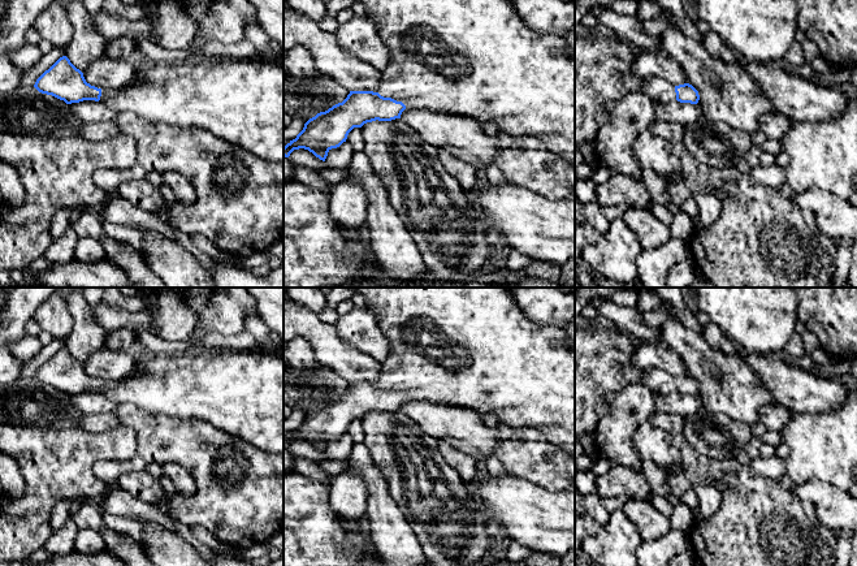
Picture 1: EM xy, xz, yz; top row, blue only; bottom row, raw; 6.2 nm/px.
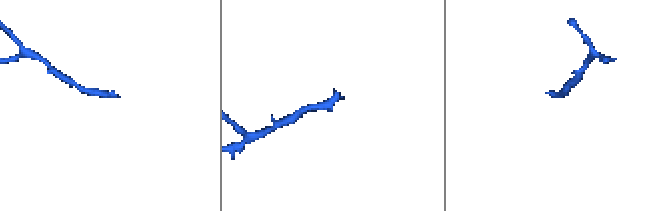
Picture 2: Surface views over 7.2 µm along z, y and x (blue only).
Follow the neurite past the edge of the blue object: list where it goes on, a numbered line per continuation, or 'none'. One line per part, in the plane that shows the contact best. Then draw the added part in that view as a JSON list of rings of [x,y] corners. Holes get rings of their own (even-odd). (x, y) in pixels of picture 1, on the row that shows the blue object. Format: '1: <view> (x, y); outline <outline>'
1: xz (477, 59); outline [[[358,0],[375,21],[389,51],[388,66],[381,72],[378,94],[402,101],[407,109],[429,109],[475,118],[479,122],[494,121],[501,130],[514,138],[537,138],[545,146],[567,156],[575,155],[575,59],[567,49],[564,36],[538,34],[529,29],[511,0]]]

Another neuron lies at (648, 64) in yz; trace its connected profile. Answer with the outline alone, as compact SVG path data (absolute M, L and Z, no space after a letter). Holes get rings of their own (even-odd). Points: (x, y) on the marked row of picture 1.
M637 51L631 70L640 79L662 78L674 86L688 83L681 66L662 51Z

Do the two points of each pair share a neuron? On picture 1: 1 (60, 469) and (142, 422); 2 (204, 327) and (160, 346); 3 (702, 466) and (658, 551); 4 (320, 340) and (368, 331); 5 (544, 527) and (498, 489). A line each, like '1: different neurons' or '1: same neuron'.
1: different neurons
2: different neurons
3: different neurons
4: different neurons
5: same neuron

